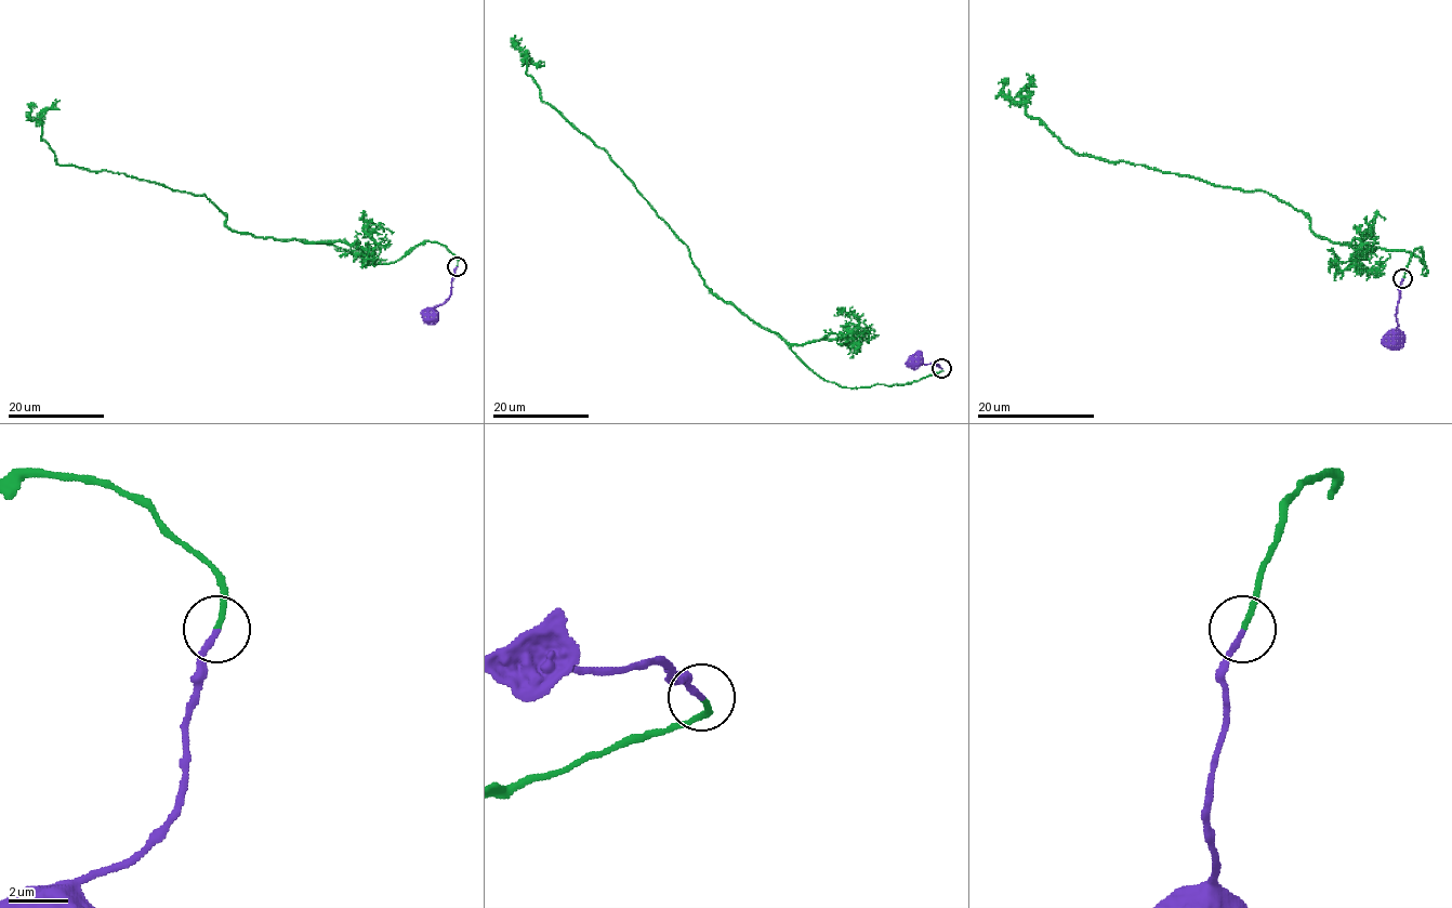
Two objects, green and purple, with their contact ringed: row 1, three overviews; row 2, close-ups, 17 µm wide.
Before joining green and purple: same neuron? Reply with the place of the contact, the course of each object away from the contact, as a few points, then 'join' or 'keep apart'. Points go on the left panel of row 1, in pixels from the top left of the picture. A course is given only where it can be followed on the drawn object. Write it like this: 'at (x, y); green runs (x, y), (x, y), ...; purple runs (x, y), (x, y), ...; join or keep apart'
at (457, 266); green runs (457, 266), (434, 241), (371, 263), (332, 245), (233, 232), (205, 195), (61, 166), (30, 116), (37, 107); purple runs (457, 266), (450, 295), (431, 316); join

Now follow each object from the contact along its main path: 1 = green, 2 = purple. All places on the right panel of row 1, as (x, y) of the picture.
1: (1403, 279), (1417, 248), (1426, 274), (1412, 252), (1318, 236), (1301, 211), (1267, 193), (1079, 156), (999, 83)
2: (1403, 279), (1399, 288), (1395, 339)

